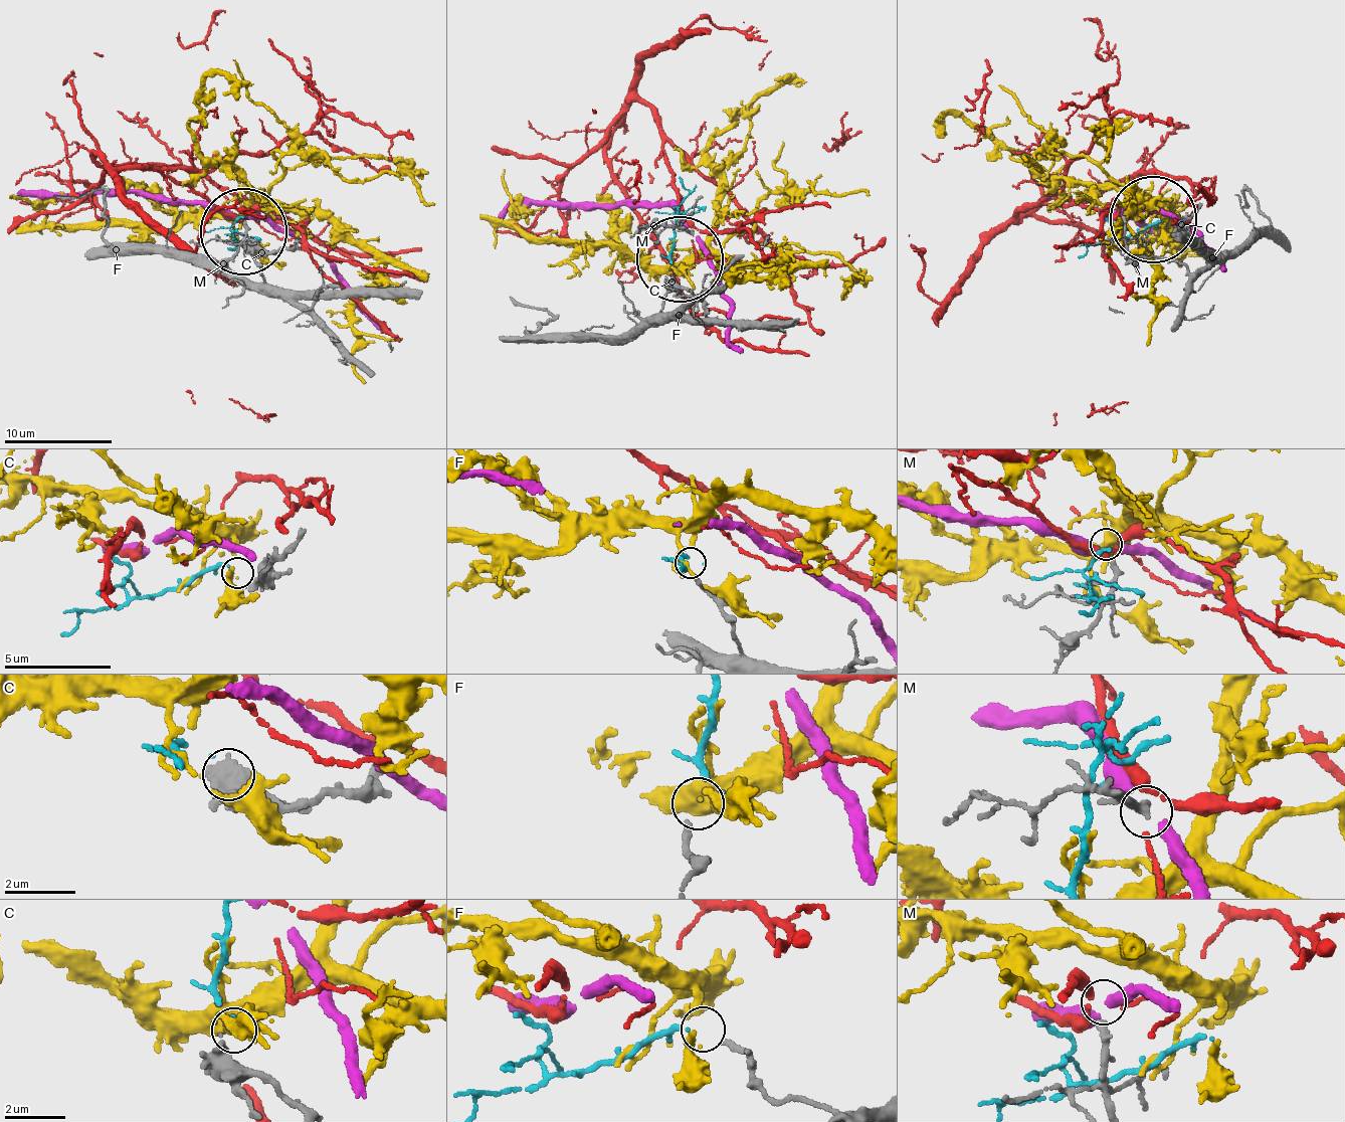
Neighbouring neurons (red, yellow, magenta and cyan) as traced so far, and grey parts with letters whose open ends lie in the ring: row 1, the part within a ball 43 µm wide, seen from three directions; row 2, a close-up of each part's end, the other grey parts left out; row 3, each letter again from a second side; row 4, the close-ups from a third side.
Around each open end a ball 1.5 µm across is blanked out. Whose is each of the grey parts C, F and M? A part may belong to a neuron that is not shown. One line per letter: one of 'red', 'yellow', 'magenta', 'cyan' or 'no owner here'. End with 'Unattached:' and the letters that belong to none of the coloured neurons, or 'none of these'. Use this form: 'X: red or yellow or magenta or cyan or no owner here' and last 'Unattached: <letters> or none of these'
C: yellow
F: cyan
M: no owner here
Unattached: M

